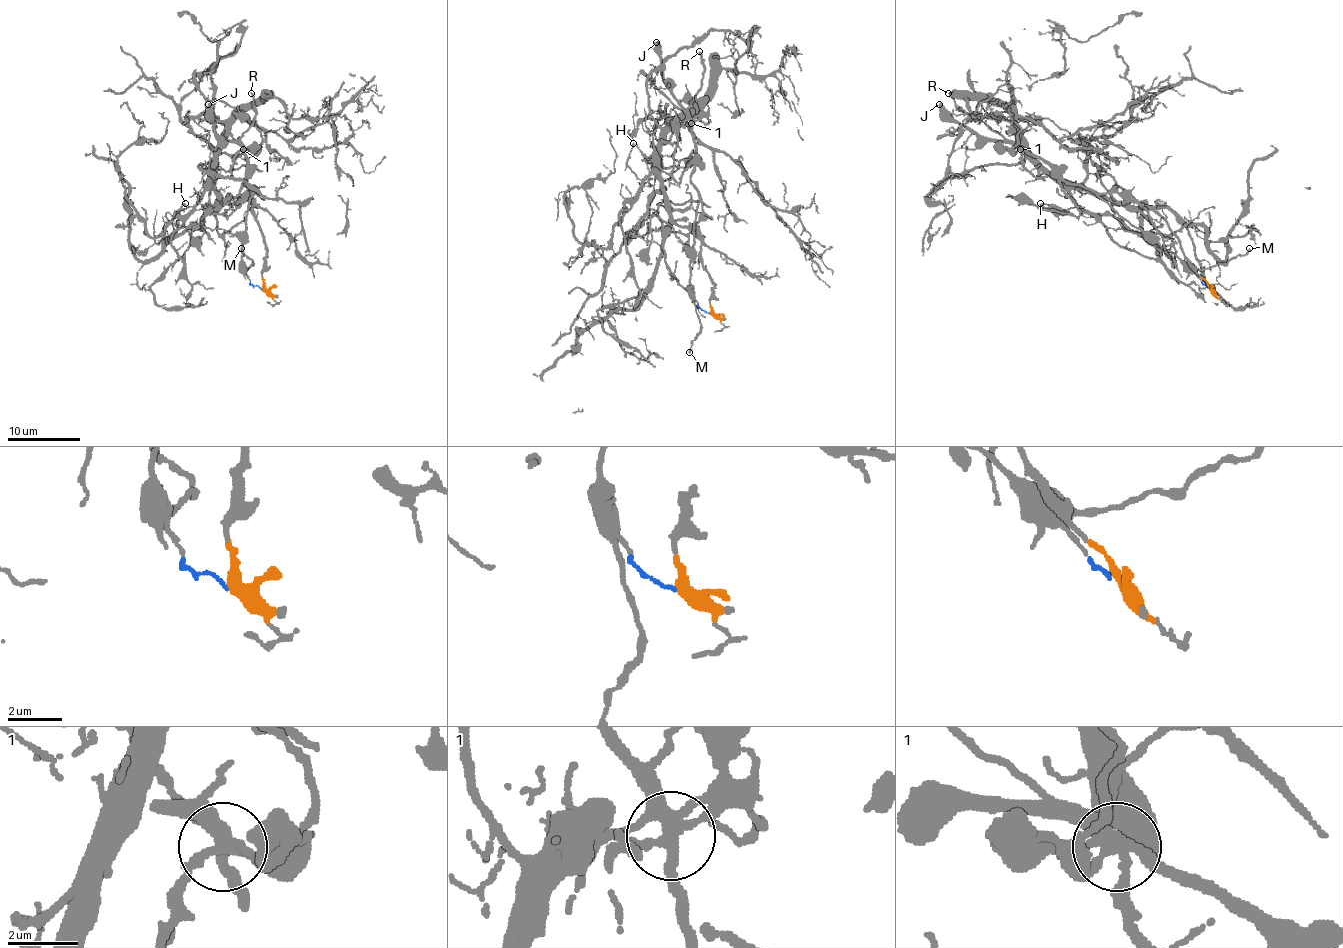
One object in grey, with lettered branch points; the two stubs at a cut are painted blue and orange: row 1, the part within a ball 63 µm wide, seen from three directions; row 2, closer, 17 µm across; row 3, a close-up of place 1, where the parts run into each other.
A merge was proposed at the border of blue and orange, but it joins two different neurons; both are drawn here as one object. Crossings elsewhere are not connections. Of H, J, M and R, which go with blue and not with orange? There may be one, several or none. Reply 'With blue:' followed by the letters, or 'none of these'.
With blue: J, M, R

